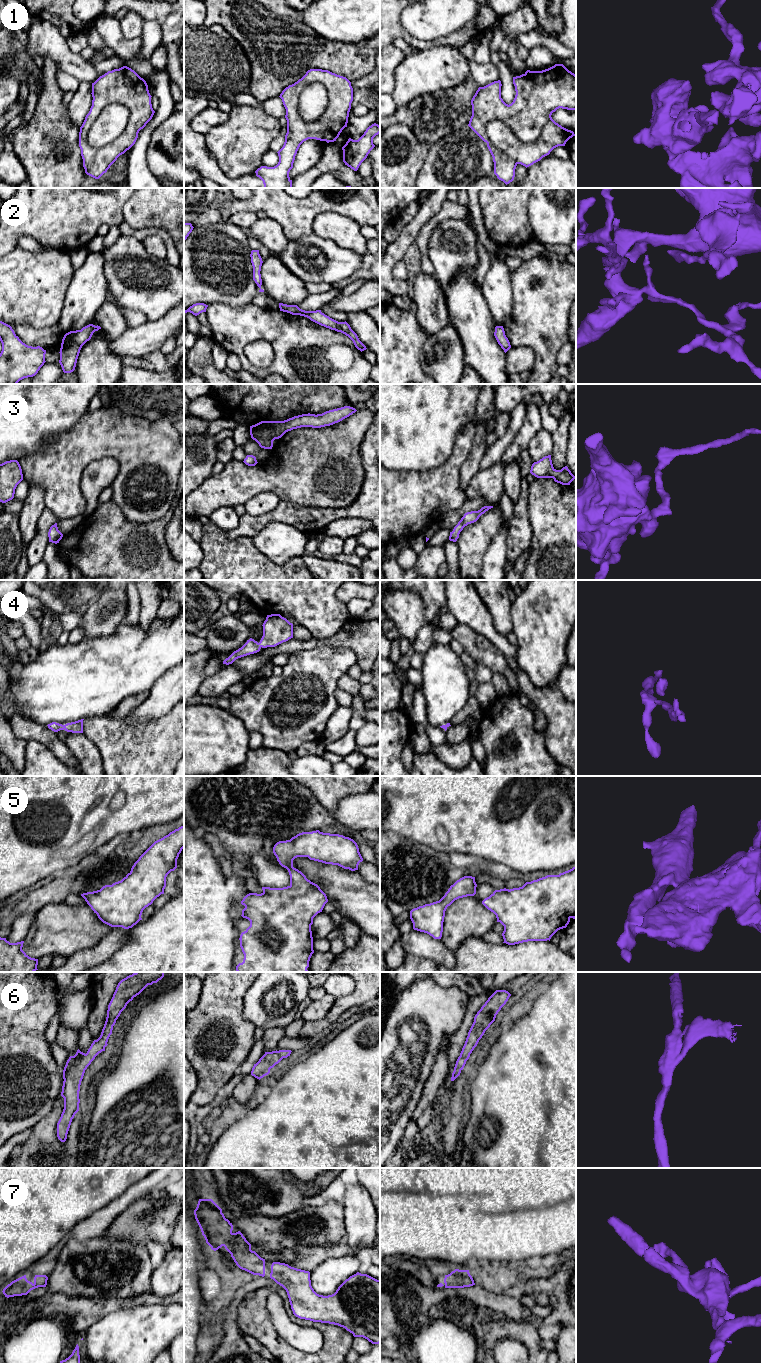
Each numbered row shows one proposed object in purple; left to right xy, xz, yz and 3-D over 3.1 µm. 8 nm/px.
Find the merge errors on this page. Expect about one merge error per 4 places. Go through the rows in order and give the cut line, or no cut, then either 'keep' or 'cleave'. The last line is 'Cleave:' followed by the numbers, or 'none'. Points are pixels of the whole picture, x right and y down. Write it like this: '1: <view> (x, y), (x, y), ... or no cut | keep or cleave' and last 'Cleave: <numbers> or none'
1: no cut | keep
2: no cut | keep
3: no cut | keep
4: no cut | keep
5: no cut | keep
6: no cut | keep
7: no cut | keep
Cleave: none

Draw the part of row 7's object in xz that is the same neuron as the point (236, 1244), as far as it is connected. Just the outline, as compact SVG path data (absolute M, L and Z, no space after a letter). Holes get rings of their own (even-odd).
M199 1199L194 1215L212 1250L224 1246L240 1269L253 1275L265 1276L265 1259L251 1250L251 1244L240 1231L232 1232L232 1223L212 1199Z

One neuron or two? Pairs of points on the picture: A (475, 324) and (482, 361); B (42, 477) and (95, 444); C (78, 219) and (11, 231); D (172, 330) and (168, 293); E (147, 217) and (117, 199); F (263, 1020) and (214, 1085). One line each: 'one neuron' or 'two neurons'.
A: one neuron
B: one neuron
C: one neuron
D: two neurons
E: two neurons
F: two neurons

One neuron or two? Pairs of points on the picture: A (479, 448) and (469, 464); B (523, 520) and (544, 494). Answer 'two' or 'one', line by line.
A: one
B: two

